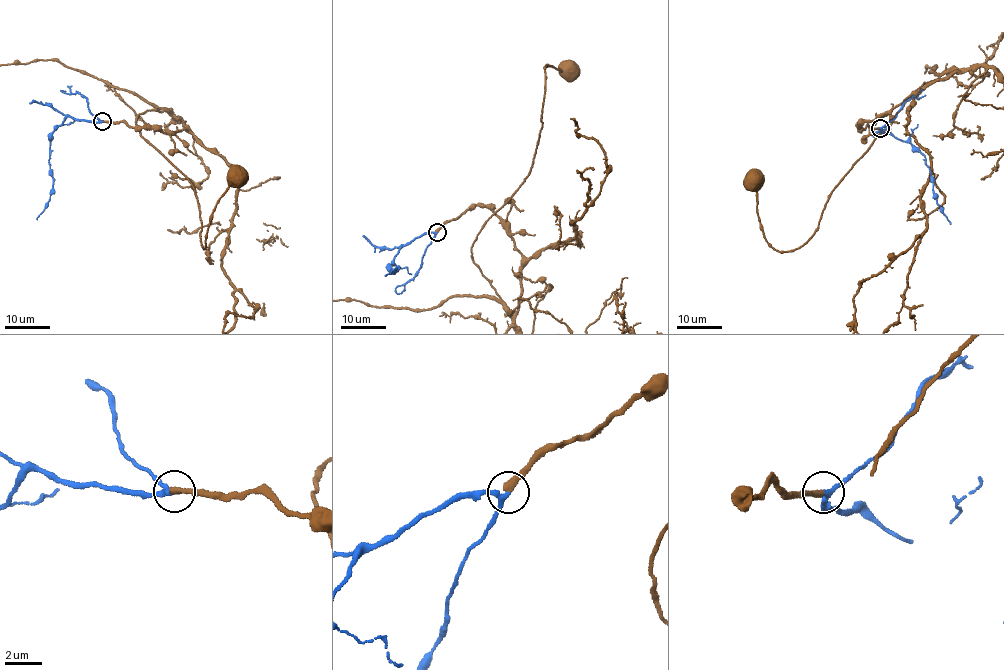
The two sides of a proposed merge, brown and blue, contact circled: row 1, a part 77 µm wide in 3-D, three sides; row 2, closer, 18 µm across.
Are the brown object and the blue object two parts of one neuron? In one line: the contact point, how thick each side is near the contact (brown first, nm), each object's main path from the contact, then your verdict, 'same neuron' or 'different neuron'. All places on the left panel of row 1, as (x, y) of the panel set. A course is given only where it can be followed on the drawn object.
place (102, 121); calibres 360 and 240 nm; course brown (102, 122), (171, 135), (182, 120), (152, 109), (136, 128), (194, 188), (204, 248), (216, 202), (241, 176); course blue (102, 122), (68, 116), (52, 133), (49, 161), (53, 190), (37, 219); same neuron

